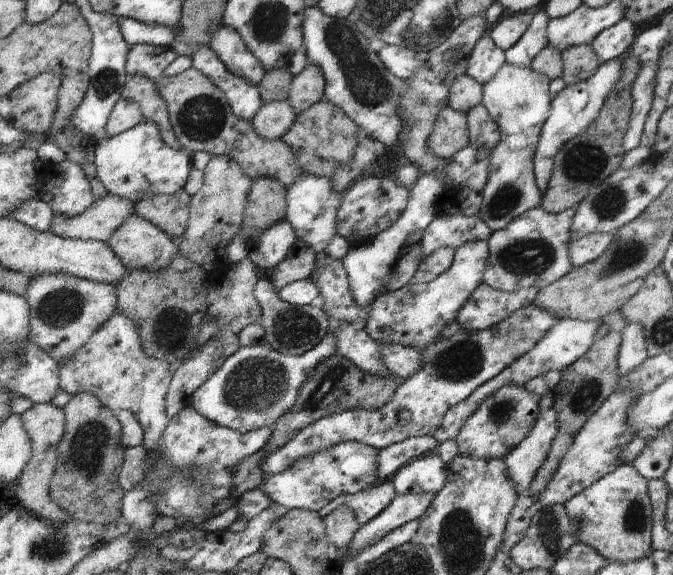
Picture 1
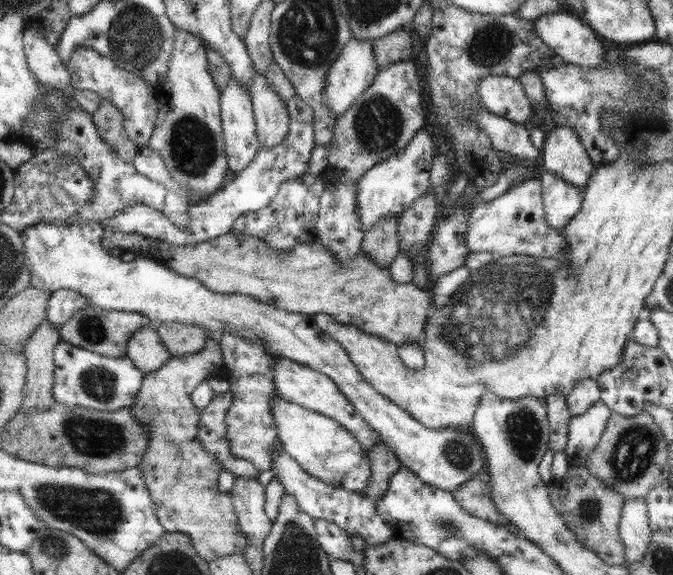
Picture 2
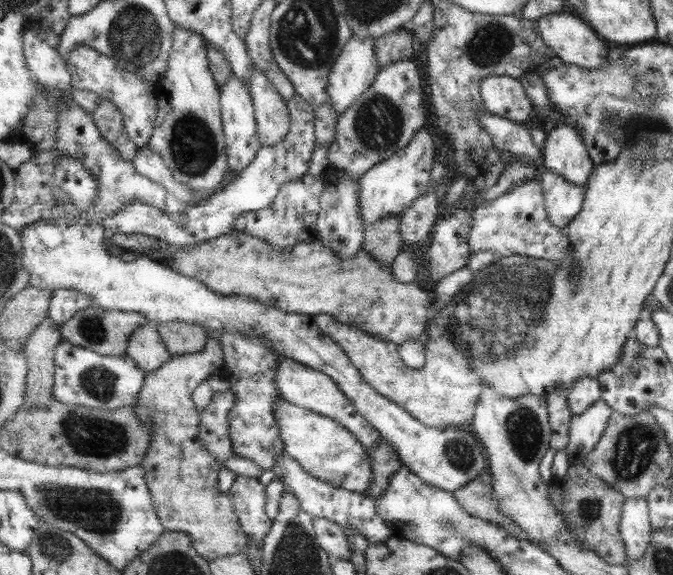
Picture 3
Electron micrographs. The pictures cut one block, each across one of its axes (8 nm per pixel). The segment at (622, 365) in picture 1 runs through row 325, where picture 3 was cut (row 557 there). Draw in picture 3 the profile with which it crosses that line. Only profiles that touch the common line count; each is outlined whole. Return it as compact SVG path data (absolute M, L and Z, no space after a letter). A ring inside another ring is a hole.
M644 497L626 498L622 503L619 537L625 549L625 559L641 557L651 540L649 508Z

